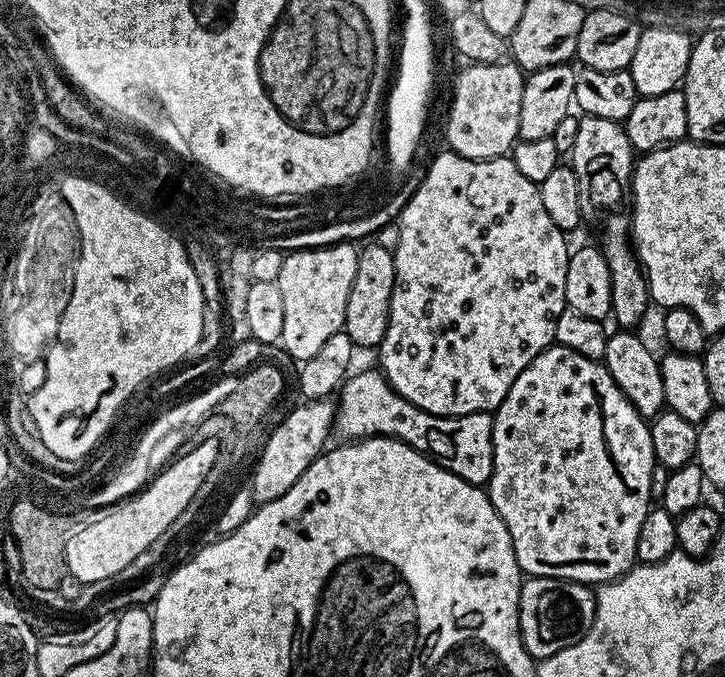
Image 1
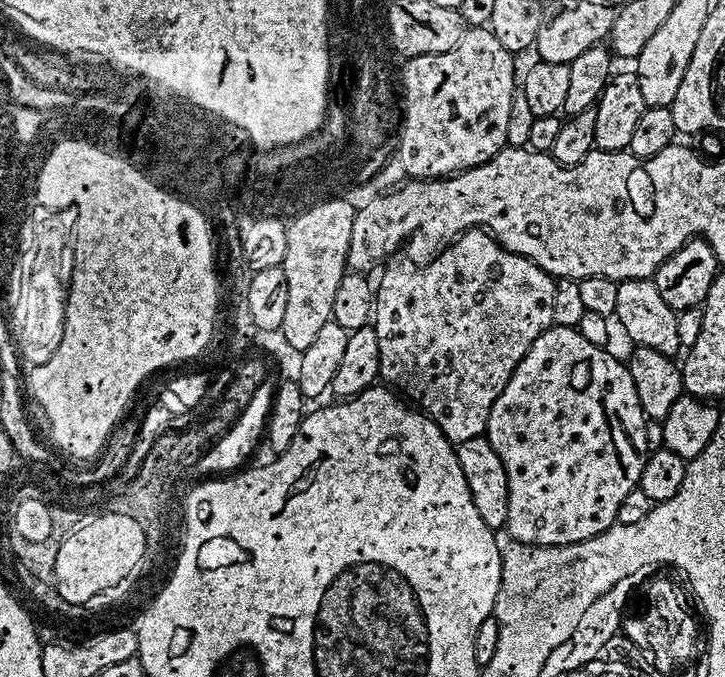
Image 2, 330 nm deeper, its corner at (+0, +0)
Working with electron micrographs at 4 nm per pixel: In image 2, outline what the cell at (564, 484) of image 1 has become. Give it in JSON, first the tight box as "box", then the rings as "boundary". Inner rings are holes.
{"box":[486,326,649,548],"boundary":[[[555,326],[547,328],[530,346],[530,350],[522,358],[522,362],[518,362],[510,382],[506,382],[502,394],[498,394],[498,398],[490,410],[486,438],[490,442],[490,446],[494,446],[498,458],[502,458],[502,466],[506,470],[506,478],[508,479],[510,506],[508,507],[506,532],[519,544],[557,548],[563,544],[577,544],[583,540],[594,538],[616,523],[618,506],[622,506],[626,494],[630,494],[630,490],[634,490],[639,485],[642,466],[649,455],[646,446],[646,417],[640,411],[638,390],[634,390],[634,378],[630,378],[627,363],[623,359],[615,360],[610,353],[604,351],[608,350],[605,350],[601,345],[590,342],[576,328],[558,328]]]}

